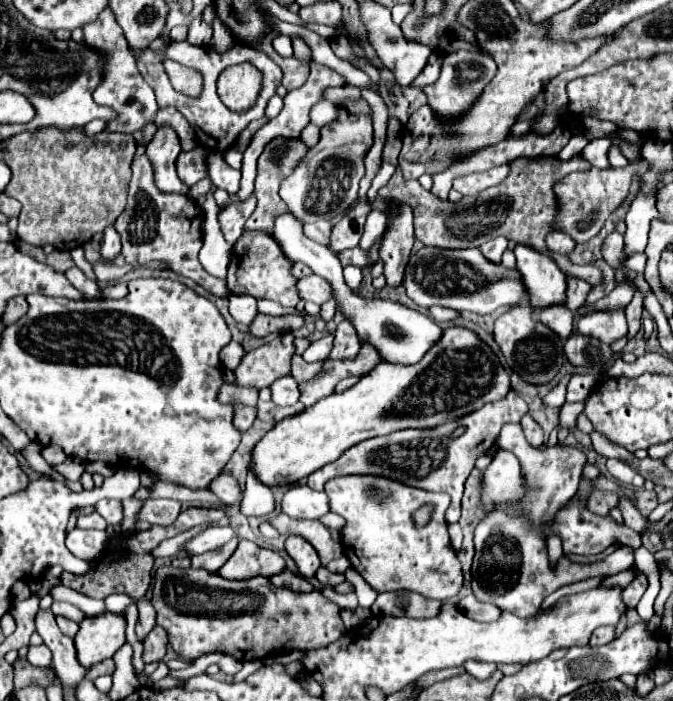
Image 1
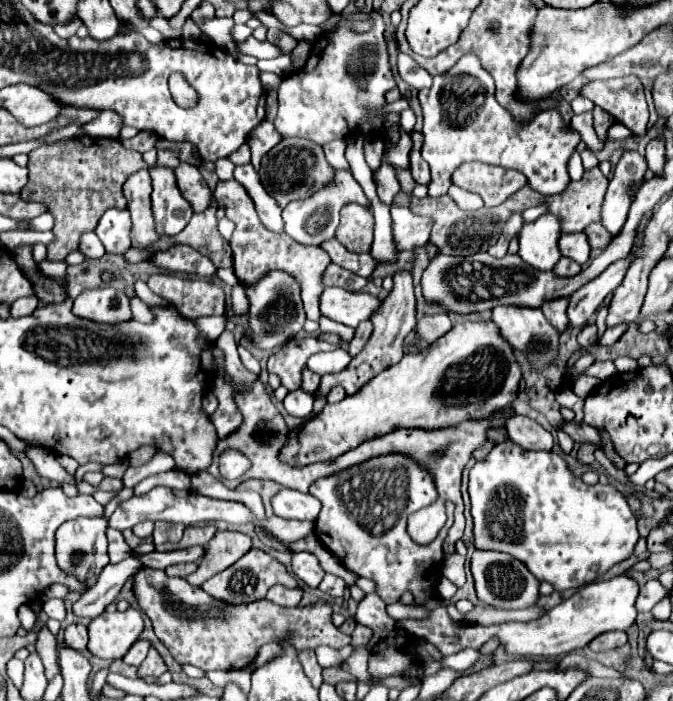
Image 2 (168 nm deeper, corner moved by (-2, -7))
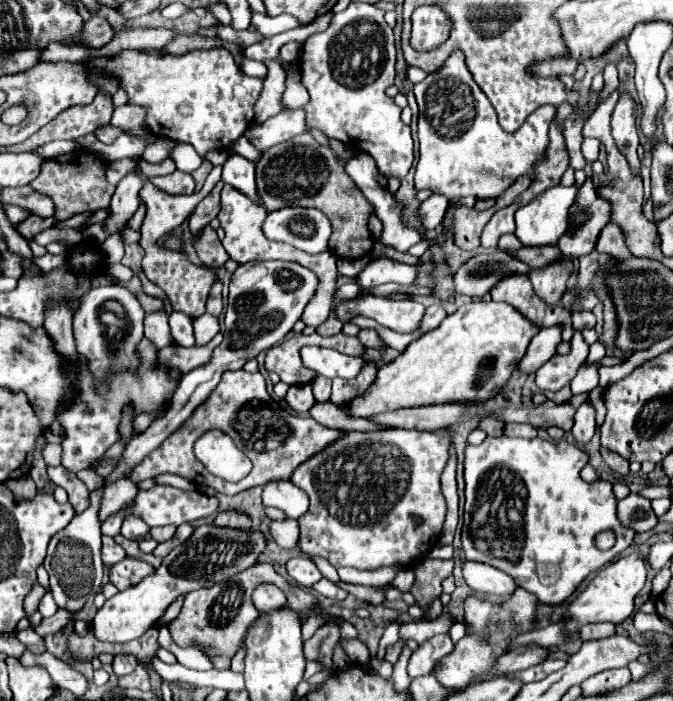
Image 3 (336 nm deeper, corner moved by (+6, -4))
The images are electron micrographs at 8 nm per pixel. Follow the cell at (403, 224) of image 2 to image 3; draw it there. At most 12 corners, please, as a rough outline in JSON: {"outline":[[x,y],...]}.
{"outline":[[440,193],[420,205],[424,229],[444,221],[450,199]]}

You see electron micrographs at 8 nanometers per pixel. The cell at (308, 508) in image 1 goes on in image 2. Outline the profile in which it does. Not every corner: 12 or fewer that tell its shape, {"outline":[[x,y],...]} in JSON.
{"outline":[[298,490],[272,498],[274,514],[288,520],[316,520],[320,500]]}

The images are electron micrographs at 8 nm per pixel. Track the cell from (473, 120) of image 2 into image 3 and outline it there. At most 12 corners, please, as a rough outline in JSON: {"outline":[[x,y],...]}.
{"outline":[[462,51],[414,85],[416,189],[500,197],[548,147],[504,133]]}

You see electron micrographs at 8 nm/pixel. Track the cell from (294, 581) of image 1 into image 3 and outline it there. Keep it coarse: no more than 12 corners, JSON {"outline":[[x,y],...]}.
{"outline":[[262,583],[252,595],[258,611],[286,605],[286,595],[274,583]]}

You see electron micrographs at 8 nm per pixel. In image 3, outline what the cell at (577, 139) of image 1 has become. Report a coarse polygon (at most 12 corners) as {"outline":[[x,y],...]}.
{"outline":[[548,187],[516,211],[522,245],[556,245],[576,187]]}

